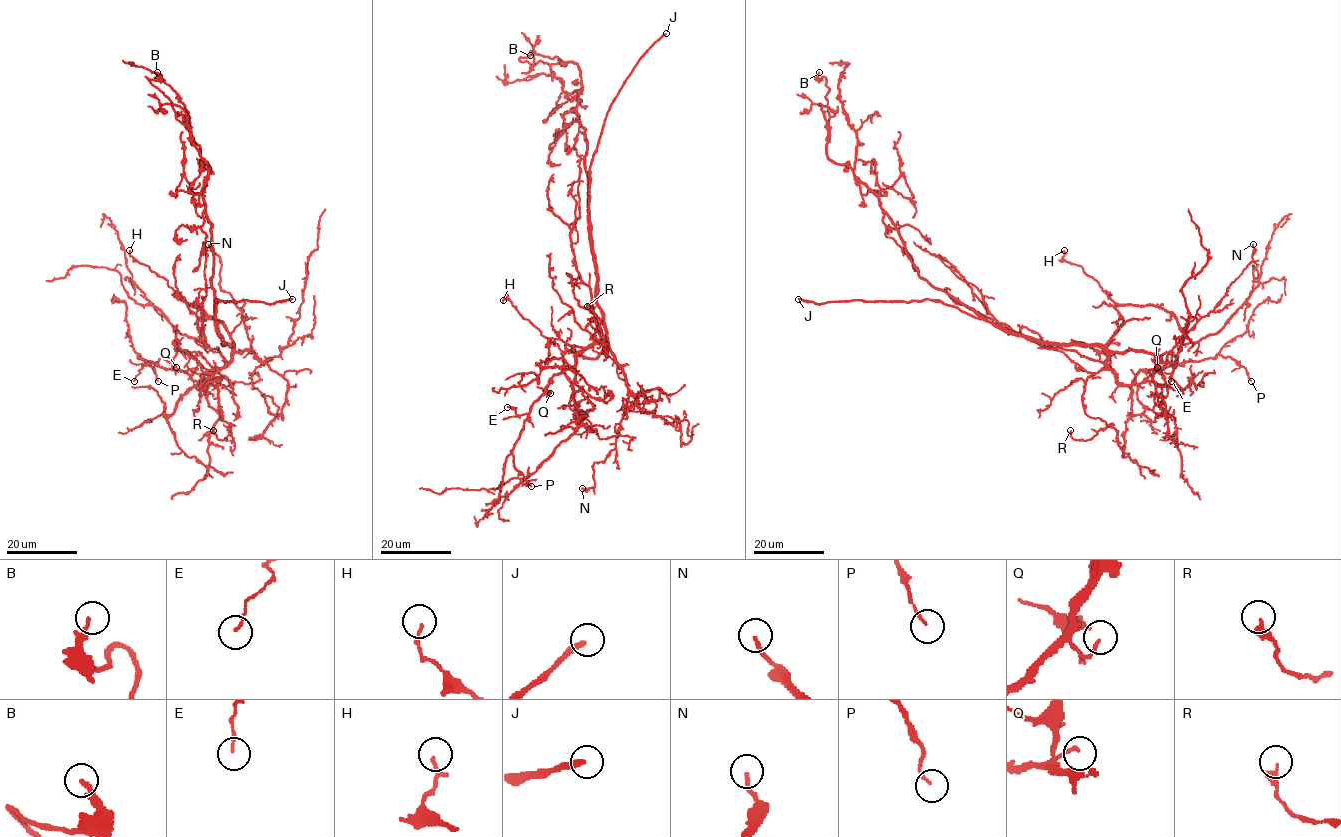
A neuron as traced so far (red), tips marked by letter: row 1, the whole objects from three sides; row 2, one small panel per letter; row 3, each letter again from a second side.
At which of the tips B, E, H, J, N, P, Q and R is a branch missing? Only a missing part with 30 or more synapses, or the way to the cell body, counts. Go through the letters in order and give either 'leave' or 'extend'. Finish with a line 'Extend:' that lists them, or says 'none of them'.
B: leave
E: leave
H: leave
J: extend
N: leave
P: leave
Q: leave
R: leave
Extend: J

